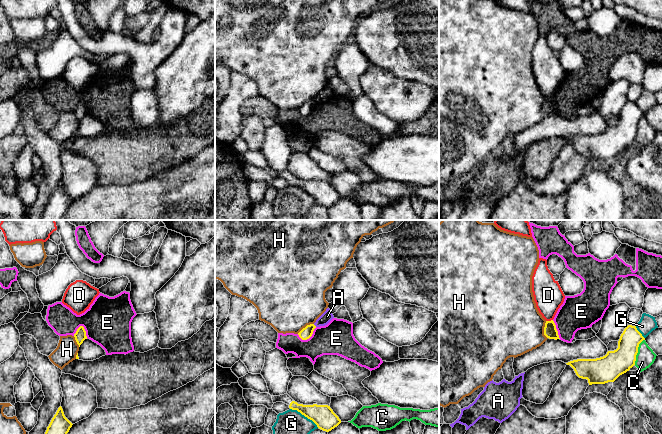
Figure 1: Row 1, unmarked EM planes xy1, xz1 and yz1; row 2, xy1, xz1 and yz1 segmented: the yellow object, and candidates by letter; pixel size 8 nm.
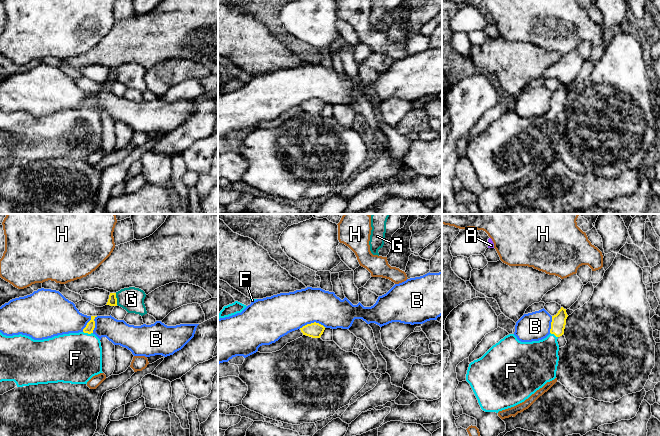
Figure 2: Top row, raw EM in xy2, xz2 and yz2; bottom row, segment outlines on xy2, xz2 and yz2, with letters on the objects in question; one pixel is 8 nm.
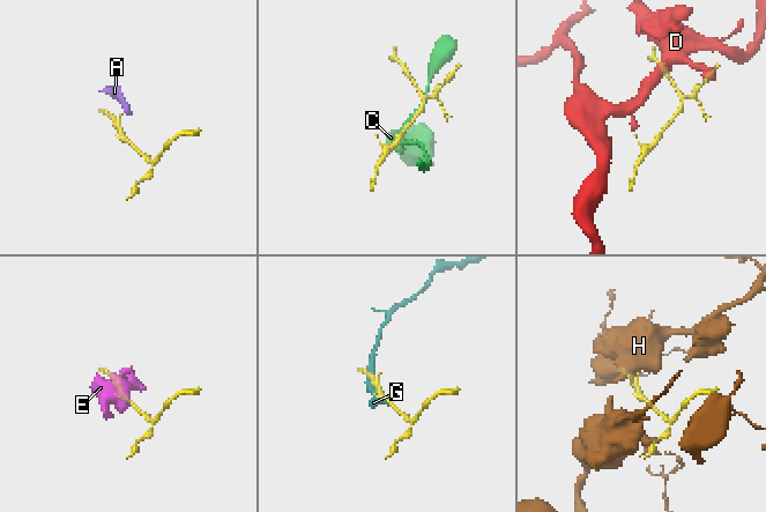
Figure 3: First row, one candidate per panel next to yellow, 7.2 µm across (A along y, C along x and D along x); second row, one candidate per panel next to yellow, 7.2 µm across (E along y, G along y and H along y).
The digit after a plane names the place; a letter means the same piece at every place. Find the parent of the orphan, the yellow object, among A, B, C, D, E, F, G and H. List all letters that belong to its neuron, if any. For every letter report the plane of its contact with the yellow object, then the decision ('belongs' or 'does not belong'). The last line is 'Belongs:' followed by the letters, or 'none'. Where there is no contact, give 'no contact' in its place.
A: xz1 | does not belong
B: xz2 | does not belong
C: yz1 | does not belong
D: yz1 | does not belong
E: xy1 | does not belong
F: xy2 | belongs
G: xz1 | does not belong
H: yz1 | does not belong
Belongs: F

